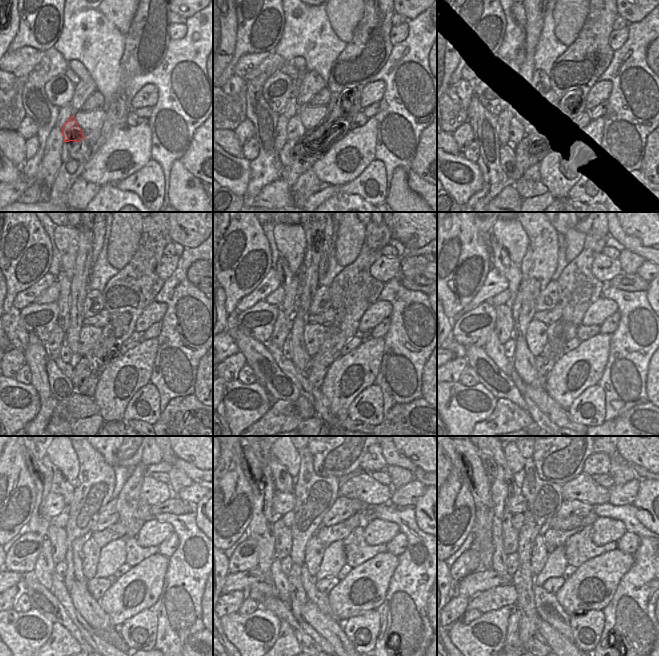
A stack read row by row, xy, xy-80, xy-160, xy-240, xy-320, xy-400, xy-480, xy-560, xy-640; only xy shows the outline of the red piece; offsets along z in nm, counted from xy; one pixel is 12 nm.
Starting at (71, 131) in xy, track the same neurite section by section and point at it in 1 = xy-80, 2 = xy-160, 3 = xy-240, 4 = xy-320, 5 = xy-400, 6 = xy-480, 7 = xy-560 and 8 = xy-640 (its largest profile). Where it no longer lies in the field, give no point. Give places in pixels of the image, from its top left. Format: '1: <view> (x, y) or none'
1: xy-80 (295, 130)
2: xy-160 (517, 131)
3: xy-240 (66, 355)
4: xy-320 (287, 347)
5: xy-400 (510, 347)
6: xy-480 (60, 568)
7: xy-560 (286, 564)
8: xy-640 (512, 560)

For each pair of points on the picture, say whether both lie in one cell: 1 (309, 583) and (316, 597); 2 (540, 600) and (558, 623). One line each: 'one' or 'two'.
1: one
2: one

